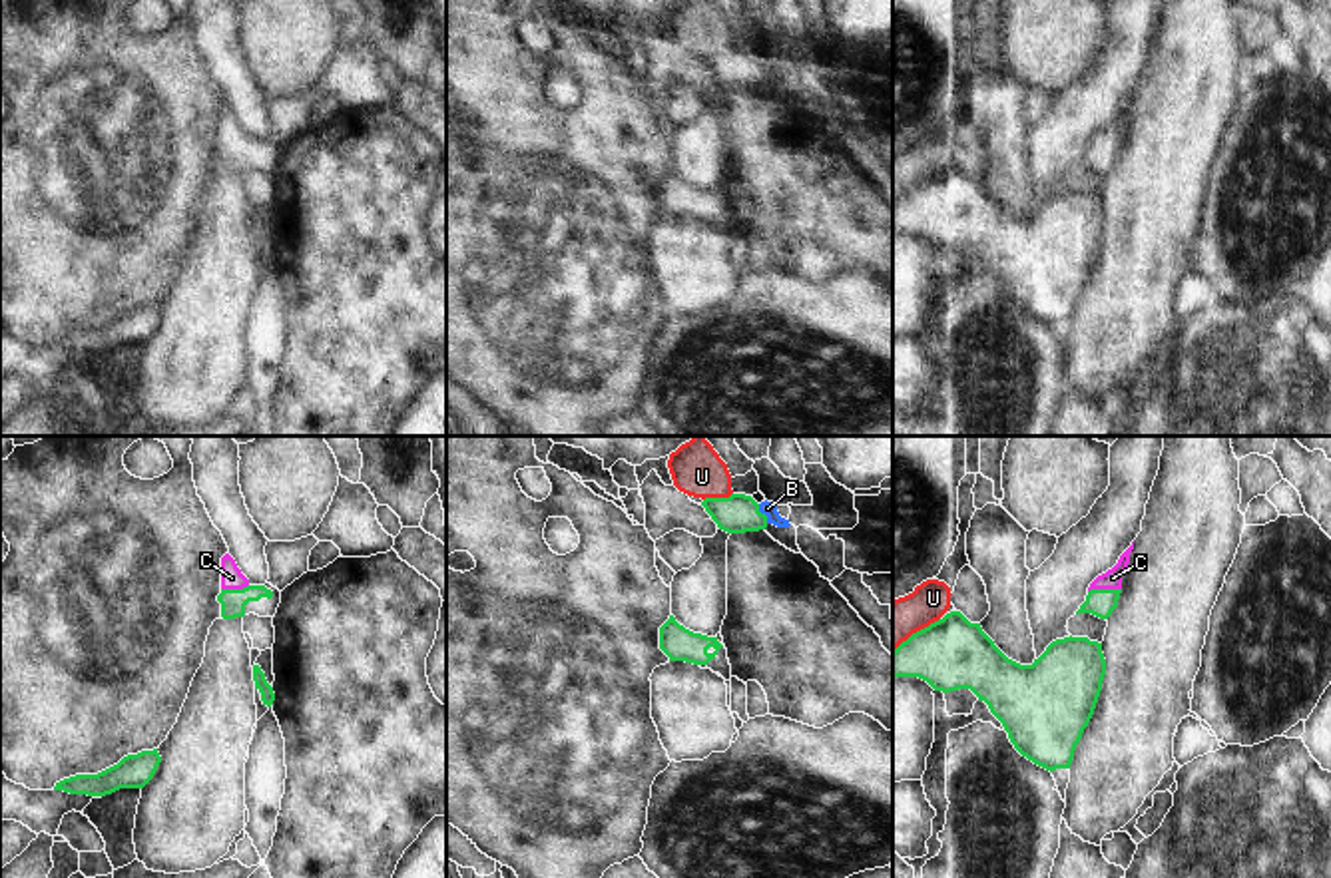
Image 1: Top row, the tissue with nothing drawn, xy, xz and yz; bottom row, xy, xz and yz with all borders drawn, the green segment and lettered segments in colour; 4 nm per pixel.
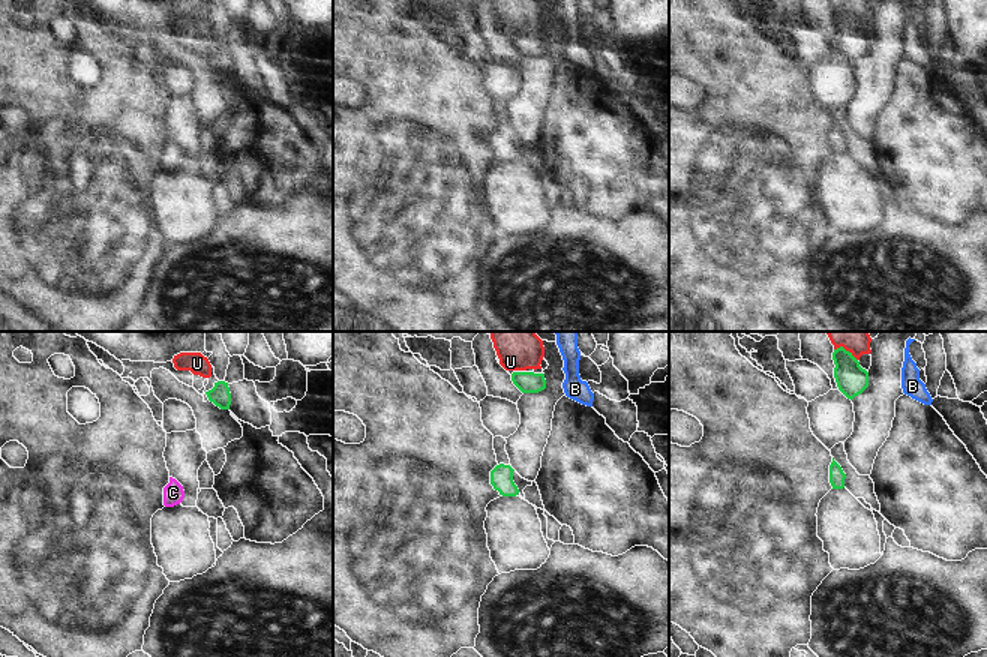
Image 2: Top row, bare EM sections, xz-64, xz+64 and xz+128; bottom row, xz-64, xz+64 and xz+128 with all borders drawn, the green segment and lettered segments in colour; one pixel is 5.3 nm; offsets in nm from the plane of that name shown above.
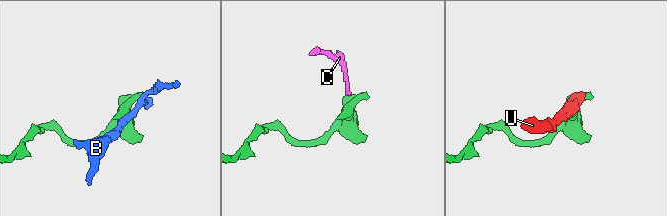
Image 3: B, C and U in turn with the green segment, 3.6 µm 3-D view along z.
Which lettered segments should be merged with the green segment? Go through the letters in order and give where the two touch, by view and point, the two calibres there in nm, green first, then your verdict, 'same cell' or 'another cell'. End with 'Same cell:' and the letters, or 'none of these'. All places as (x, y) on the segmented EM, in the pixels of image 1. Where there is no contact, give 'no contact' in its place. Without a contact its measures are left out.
B: xz (764, 514) | 160/60 nm | another cell
C: yz (1104, 590) | 110/80 nm | same cell
U: xz (718, 498) | 160/220 nm | another cell
Same cell: C

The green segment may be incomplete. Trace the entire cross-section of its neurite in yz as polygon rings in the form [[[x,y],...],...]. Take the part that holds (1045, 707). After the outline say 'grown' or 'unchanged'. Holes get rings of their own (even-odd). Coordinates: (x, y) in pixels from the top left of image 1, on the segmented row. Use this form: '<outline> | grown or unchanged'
[[[960,611],[913,633],[893,651],[893,677],[919,677],[934,691],[970,689],[1034,765],[1070,768],[1106,675],[1102,643],[1052,641],[1032,665],[1008,659]]] | unchanged

